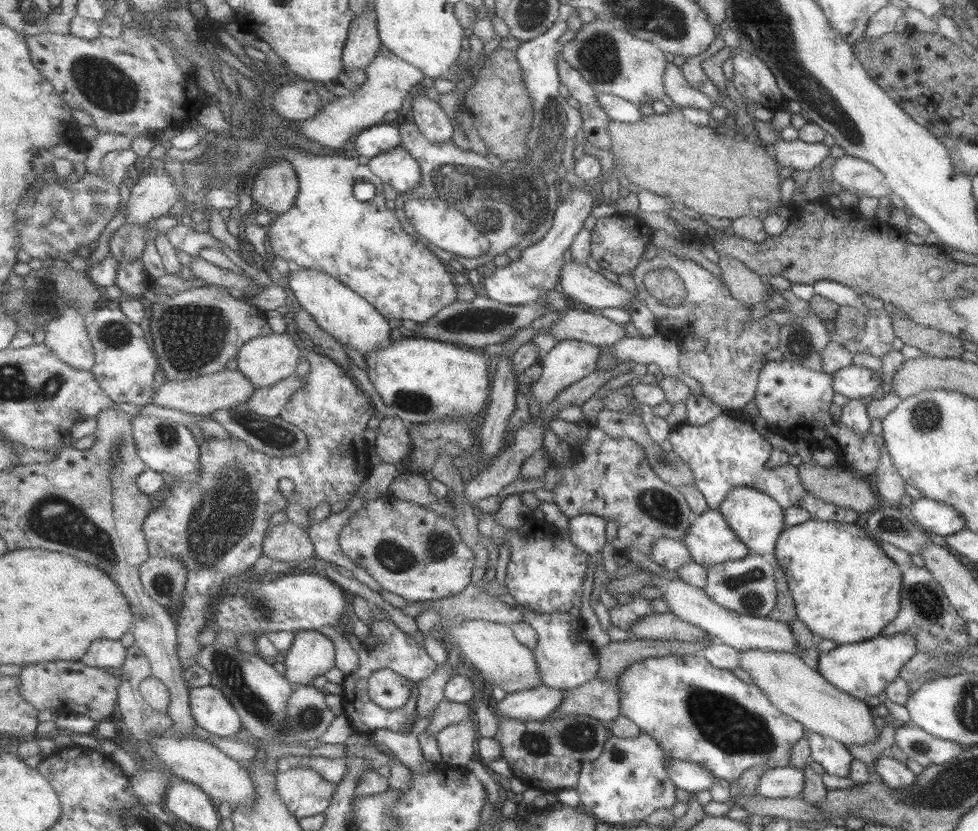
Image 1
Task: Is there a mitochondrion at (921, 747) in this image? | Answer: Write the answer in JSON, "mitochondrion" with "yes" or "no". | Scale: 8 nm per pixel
{"mitochondrion":"yes"}

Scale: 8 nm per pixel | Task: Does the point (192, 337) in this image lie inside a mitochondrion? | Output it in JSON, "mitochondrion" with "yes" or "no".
{"mitochondrion":"yes"}

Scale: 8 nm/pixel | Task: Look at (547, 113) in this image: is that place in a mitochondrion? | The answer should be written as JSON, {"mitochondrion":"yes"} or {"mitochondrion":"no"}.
{"mitochondrion":"no"}

